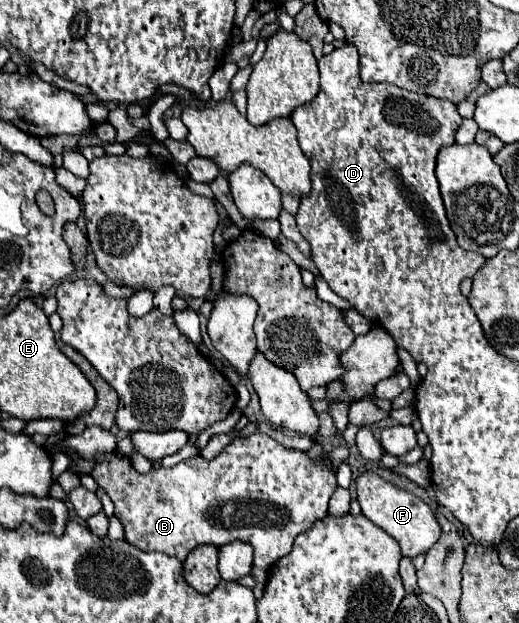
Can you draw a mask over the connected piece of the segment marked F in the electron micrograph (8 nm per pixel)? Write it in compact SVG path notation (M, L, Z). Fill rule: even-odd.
M365 472L357 478L357 500L359 500L363 516L369 518L373 524L377 524L381 530L385 530L389 536L393 536L399 542L401 554L405 558L415 558L419 554L429 552L429 548L439 538L441 528L435 520L433 510L425 502L421 502L417 496L395 488L393 484L381 480L373 472Z

